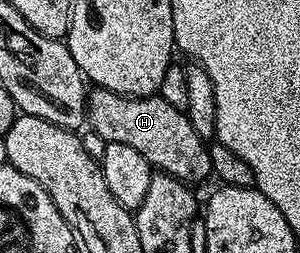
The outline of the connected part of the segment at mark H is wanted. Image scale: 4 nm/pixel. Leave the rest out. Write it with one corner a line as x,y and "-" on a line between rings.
94,87
87,96
87,124
106,144
123,142
123,146
132,146
157,172
166,172
190,186
213,176
209,144
195,134
195,126
191,126
188,116
159,94
120,96
106,88

